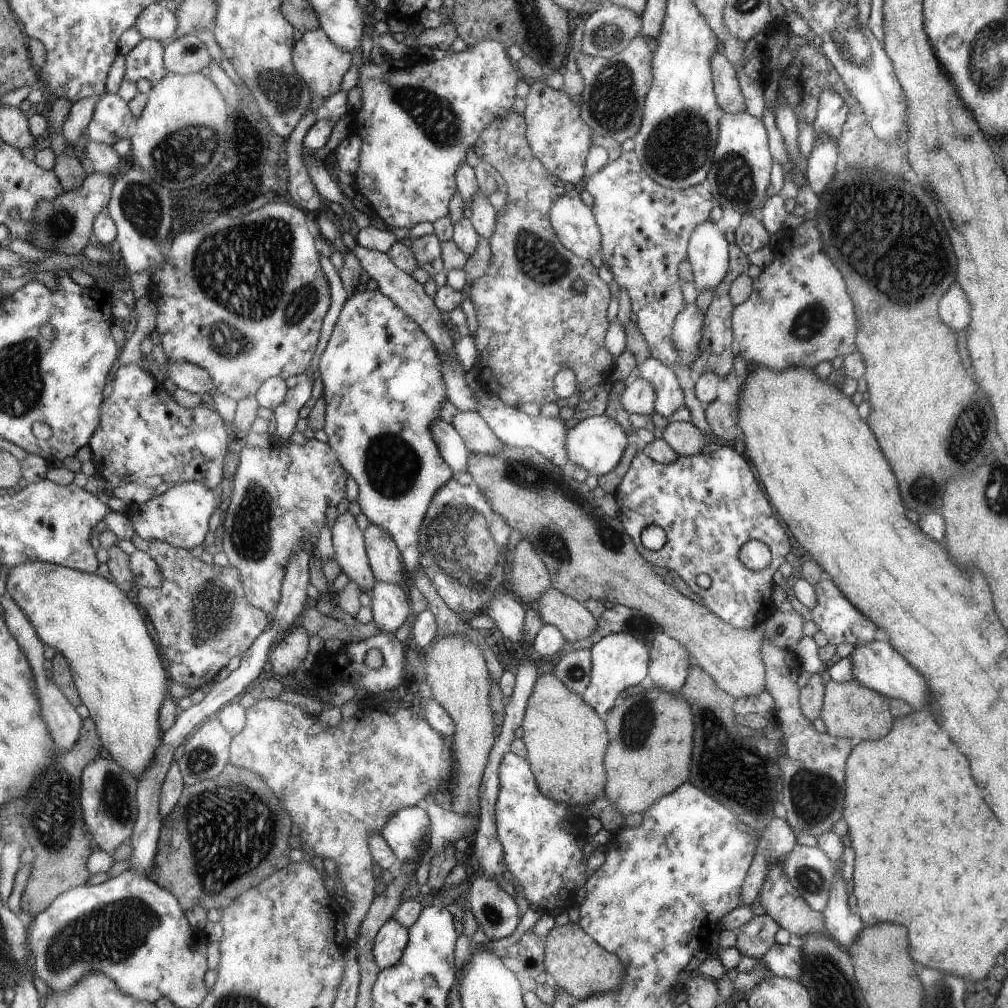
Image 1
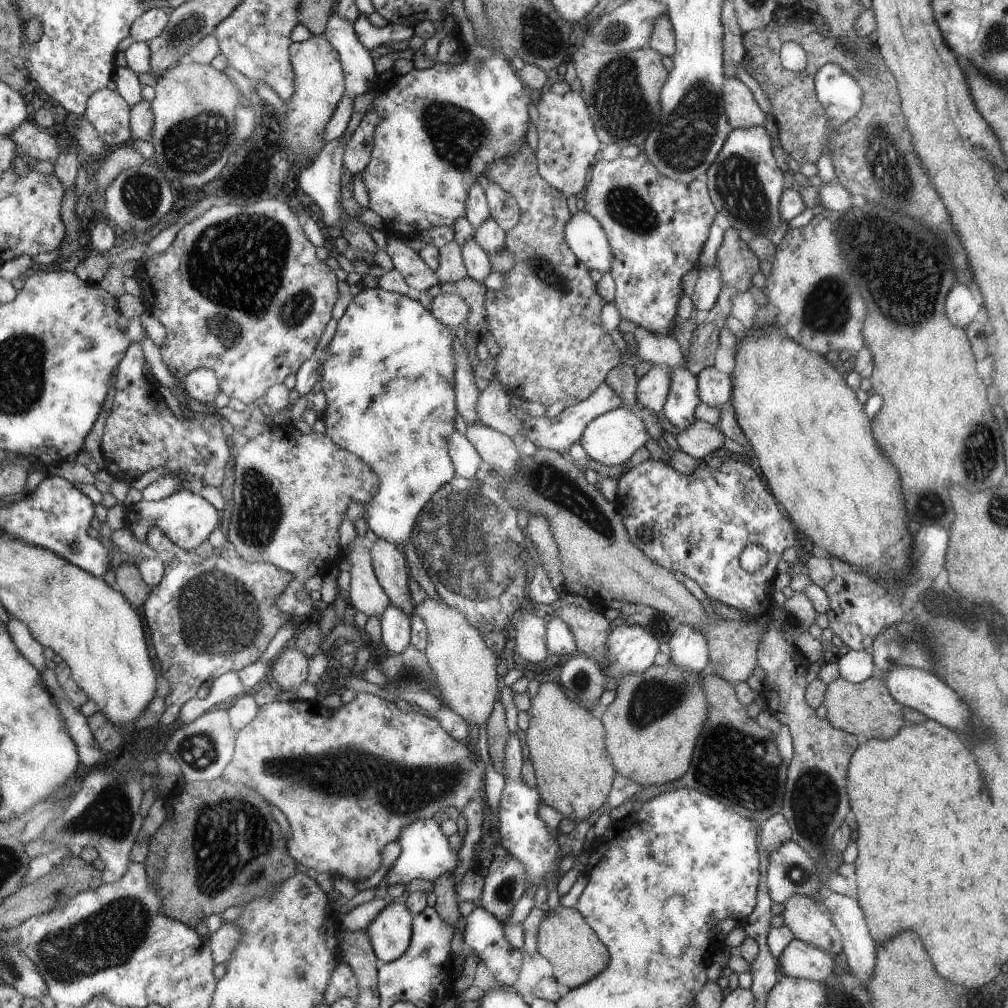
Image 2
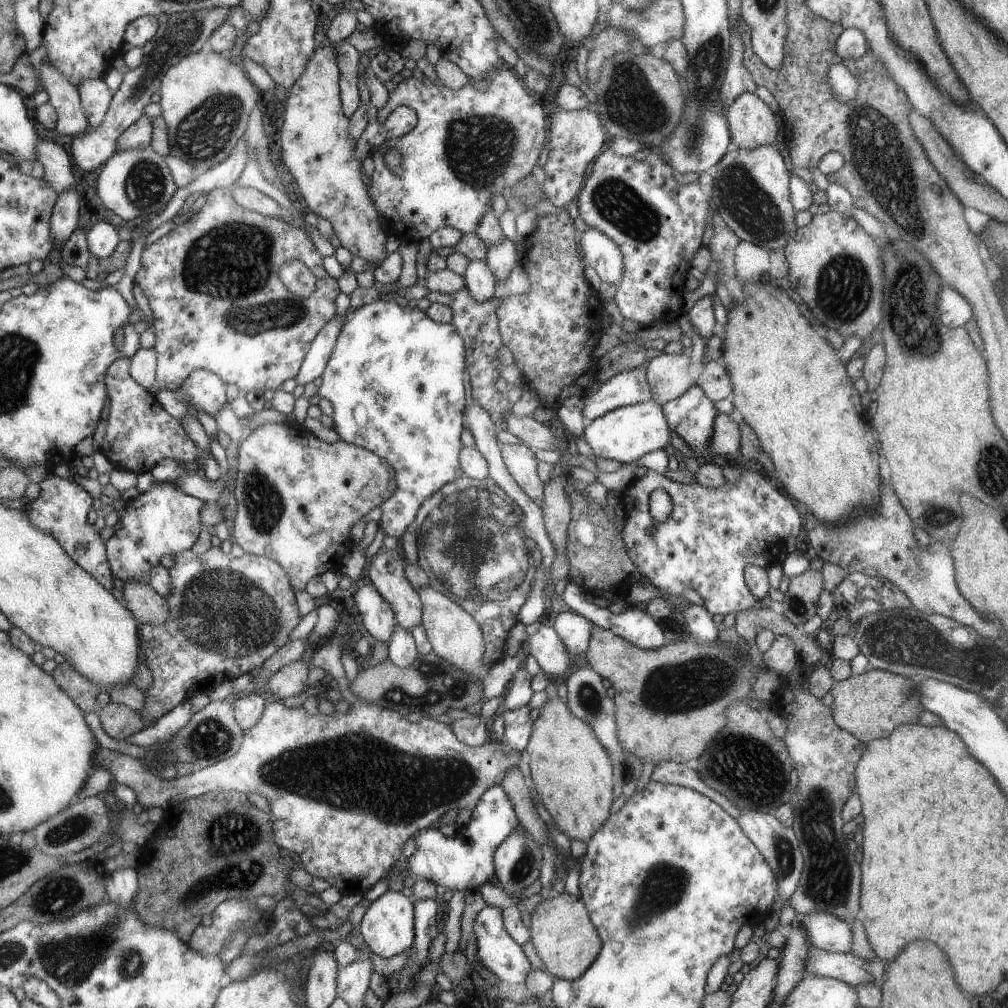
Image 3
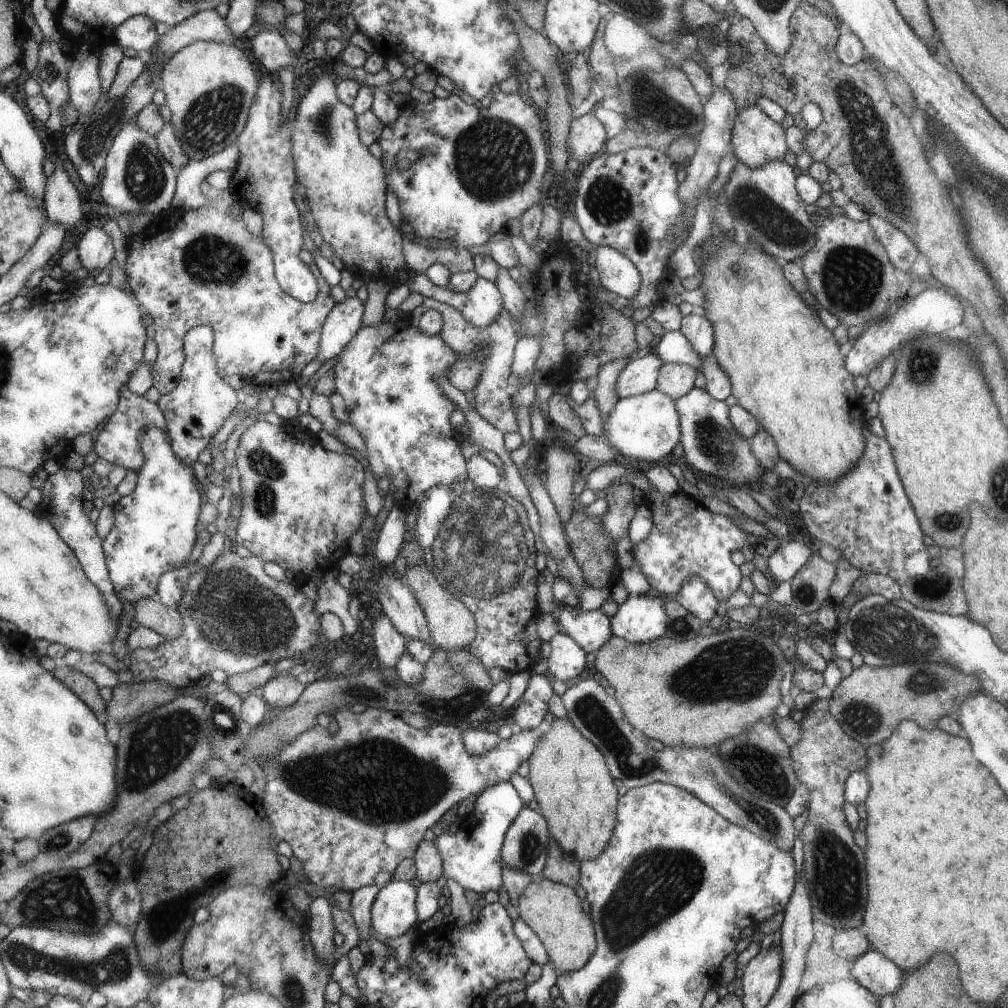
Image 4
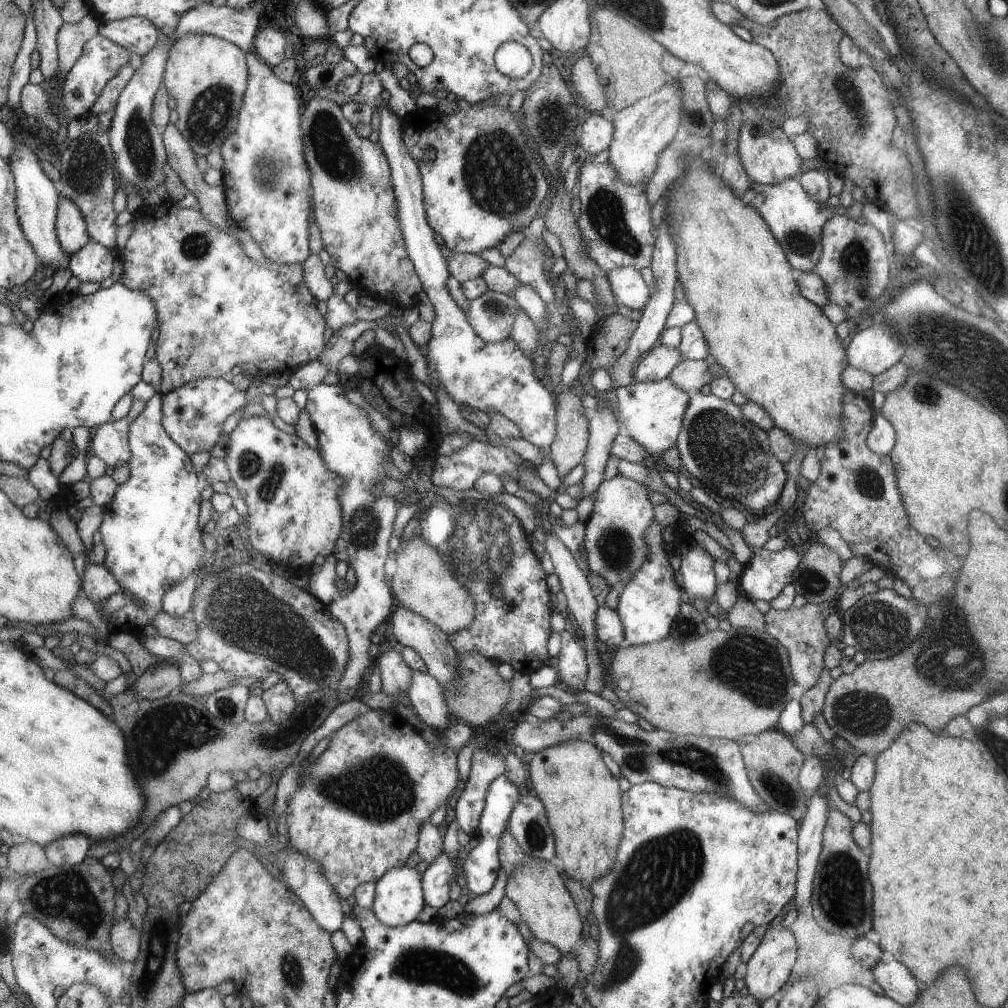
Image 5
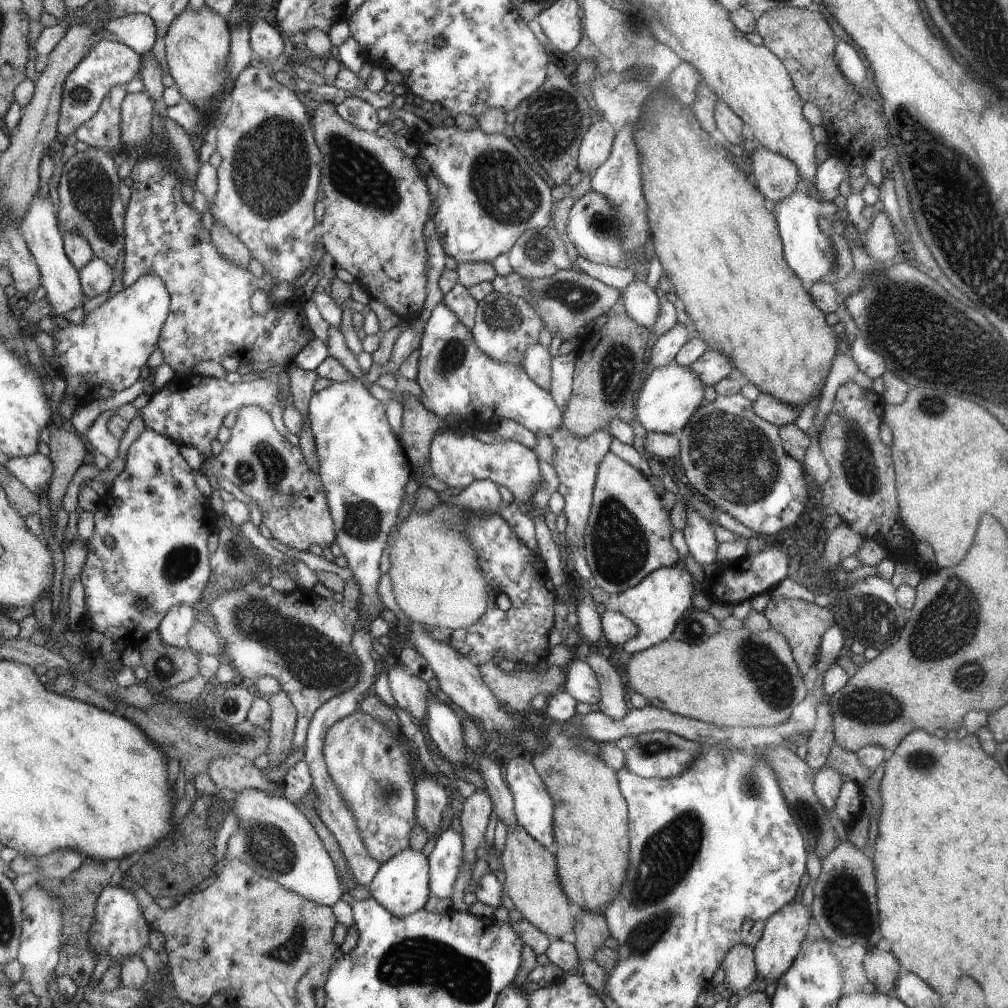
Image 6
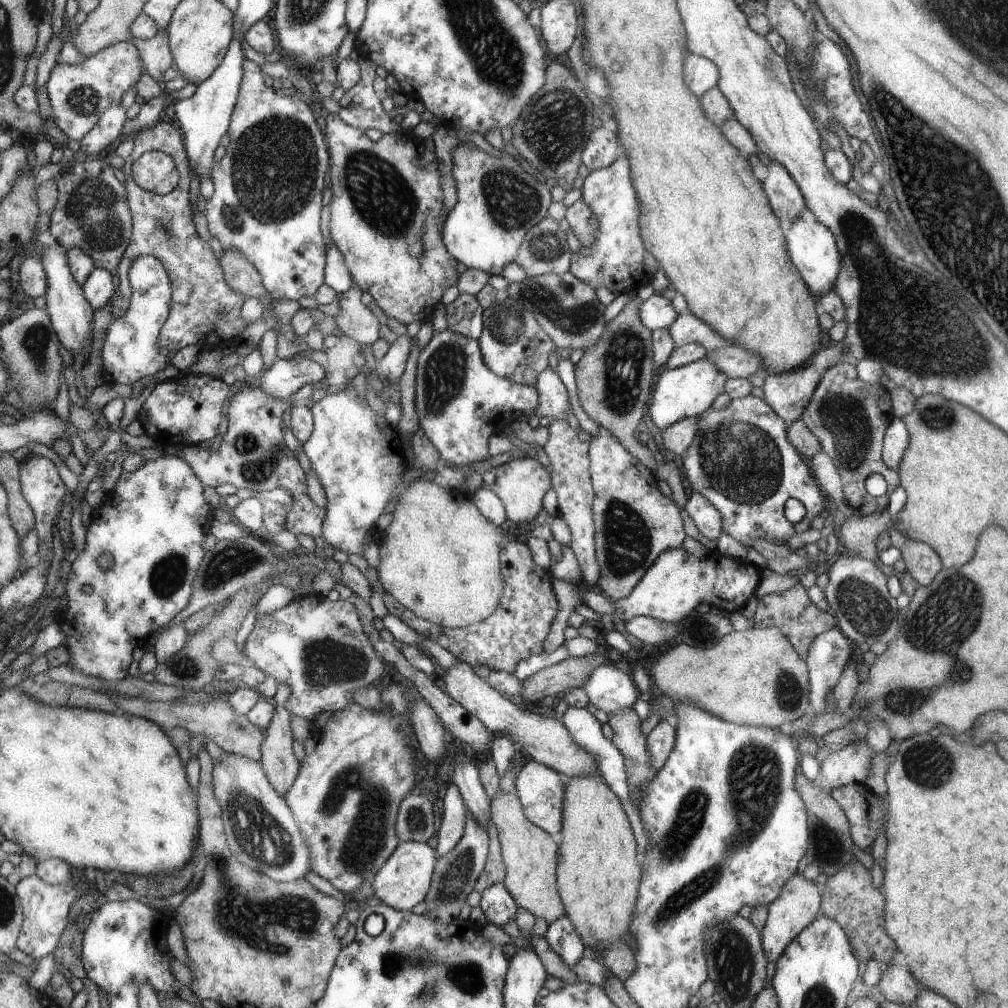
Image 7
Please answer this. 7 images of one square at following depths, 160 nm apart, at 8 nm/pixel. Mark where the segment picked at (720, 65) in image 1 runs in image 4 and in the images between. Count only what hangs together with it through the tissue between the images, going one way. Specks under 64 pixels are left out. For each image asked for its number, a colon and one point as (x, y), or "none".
2: (742, 111)
3: (751, 124)
4: (756, 140)

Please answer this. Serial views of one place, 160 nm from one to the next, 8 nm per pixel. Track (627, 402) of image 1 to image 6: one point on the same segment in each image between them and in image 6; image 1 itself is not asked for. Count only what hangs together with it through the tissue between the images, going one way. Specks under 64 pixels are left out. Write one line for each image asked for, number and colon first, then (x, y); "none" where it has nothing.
2: (652, 388)
3: (666, 374)
4: (674, 379)
5: (688, 374)
6: (710, 366)

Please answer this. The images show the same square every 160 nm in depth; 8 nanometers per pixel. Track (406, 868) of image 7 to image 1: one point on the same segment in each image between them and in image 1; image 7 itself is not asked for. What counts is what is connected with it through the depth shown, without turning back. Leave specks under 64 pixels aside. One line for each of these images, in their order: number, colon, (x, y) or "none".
1: (390, 941)
2: (388, 933)
3: (386, 926)
4: (392, 913)
5: (397, 899)
6: (400, 884)

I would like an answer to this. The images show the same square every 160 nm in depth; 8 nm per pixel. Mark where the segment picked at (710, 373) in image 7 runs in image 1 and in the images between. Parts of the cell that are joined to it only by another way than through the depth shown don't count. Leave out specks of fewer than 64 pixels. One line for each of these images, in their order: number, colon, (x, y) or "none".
1: (596, 443)
2: (610, 438)
3: (626, 433)
4: (645, 426)
5: (651, 412)
6: (670, 394)

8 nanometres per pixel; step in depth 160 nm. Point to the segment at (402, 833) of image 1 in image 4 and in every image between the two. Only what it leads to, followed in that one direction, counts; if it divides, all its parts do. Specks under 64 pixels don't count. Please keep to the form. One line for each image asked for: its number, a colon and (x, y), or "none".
2: (424, 853)
3: (464, 862)
4: (471, 857)

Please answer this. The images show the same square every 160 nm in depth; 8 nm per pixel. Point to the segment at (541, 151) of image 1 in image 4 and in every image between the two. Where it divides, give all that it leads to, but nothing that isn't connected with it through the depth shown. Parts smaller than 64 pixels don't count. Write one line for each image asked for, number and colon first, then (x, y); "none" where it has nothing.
2: (566, 143)
3: (576, 137)
4: (586, 134)

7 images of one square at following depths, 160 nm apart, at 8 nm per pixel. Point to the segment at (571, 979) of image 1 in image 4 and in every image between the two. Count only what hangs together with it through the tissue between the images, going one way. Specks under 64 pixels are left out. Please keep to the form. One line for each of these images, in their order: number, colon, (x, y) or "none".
2: (571, 946)
3: (565, 940)
4: (551, 910)

